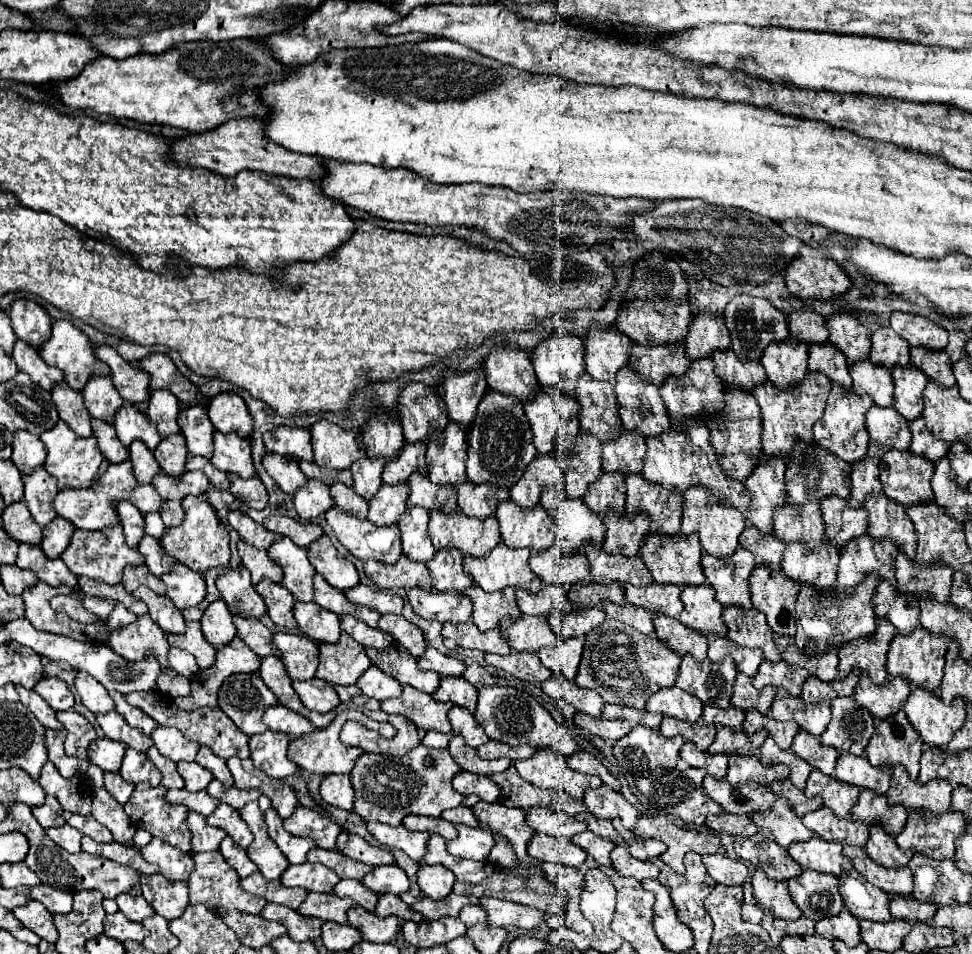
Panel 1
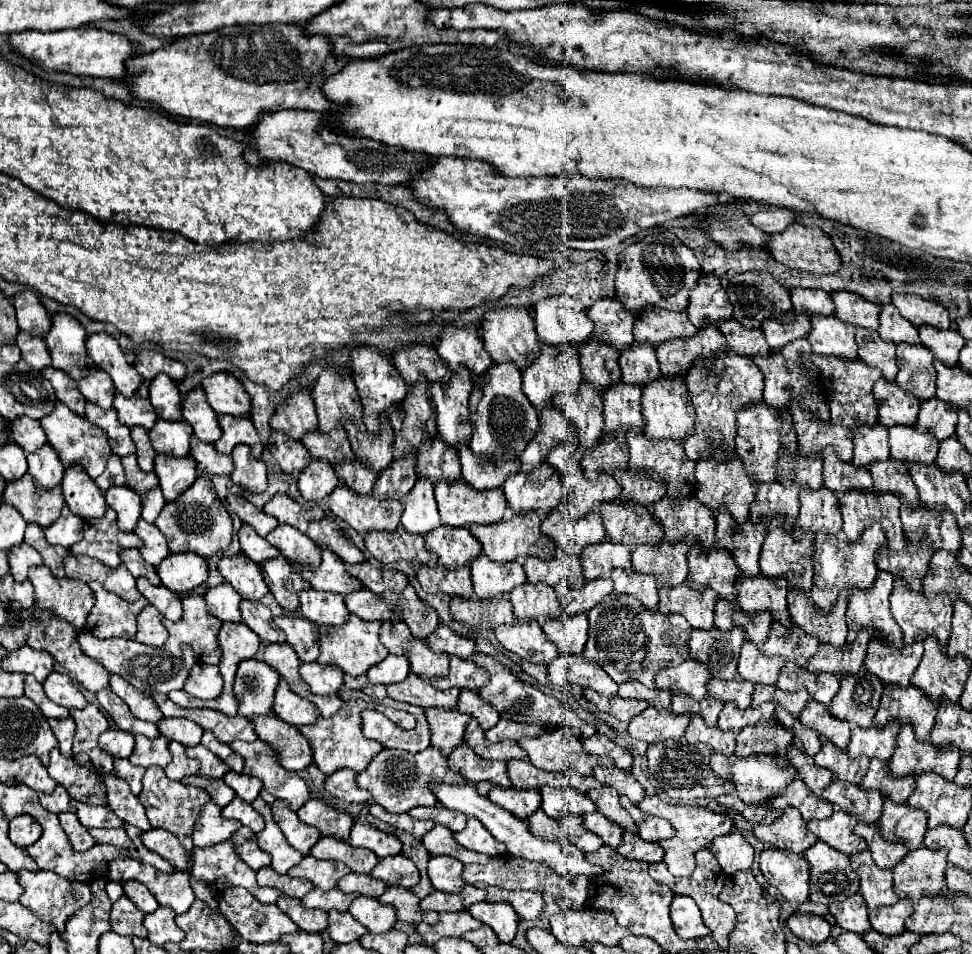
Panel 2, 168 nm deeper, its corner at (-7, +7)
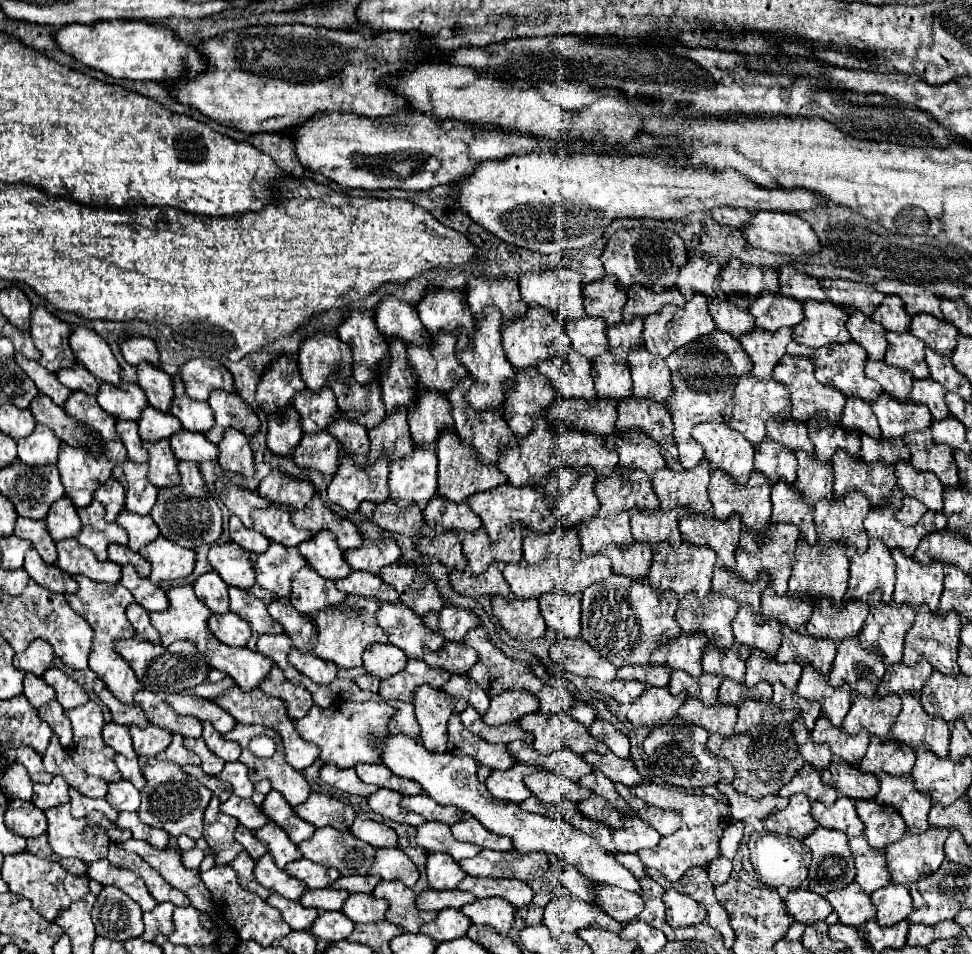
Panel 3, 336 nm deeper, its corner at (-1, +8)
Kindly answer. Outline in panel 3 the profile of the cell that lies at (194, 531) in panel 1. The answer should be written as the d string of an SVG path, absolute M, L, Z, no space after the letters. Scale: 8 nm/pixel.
M179 462L179 472L181 472L181 482L177 486L159 490L157 504L151 510L151 518L159 526L161 534L179 546L195 550L203 544L215 544L217 538L221 536L221 524L223 524L221 508L217 500L209 494L197 464Z

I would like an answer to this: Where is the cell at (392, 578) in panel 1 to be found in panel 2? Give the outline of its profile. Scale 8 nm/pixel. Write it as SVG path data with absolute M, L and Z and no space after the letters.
M401 525L397 527L397 533L369 533L369 537L365 537L365 547L377 561L385 565L395 561L409 561L415 569L423 565L435 567L435 561L429 557L425 547L425 539L405 533Z

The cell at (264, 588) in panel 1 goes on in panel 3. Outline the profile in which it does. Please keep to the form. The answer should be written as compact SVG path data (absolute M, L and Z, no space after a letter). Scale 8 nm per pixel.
M271 542L265 552L251 554L251 564L261 588L267 588L279 598L289 598L293 576L307 562L301 562L301 554L297 548L287 548L283 544Z

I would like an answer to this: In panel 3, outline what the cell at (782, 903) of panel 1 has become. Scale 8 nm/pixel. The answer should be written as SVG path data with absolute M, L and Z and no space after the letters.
M761 830L761 832L751 832L747 848L751 852L751 864L753 864L757 876L761 878L763 884L767 884L771 888L787 886L789 890L795 890L795 888L801 888L801 886L807 884L807 870L809 870L809 862L811 862L811 850L805 848L801 838Z

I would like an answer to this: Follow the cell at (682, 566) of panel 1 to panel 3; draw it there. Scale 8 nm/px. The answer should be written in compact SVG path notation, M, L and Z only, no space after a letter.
M705 458L699 460L695 468L689 470L671 470L659 468L653 474L653 488L661 502L661 508L685 506L691 512L707 512L711 508L709 500L709 480L711 466Z

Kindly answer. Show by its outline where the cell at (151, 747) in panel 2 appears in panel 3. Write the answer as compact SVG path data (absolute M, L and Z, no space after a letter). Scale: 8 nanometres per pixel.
M149 724L147 728L131 726L133 748L139 756L157 756L159 752L163 752L167 748L171 738L173 738L171 732L167 732L165 728L153 726L153 724Z

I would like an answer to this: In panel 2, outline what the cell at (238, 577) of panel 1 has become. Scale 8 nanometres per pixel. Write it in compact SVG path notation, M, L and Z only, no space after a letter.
M239 553L235 557L223 557L219 561L219 573L225 577L225 581L233 585L233 589L243 599L259 601L269 593L261 569L249 557L245 557L245 553Z

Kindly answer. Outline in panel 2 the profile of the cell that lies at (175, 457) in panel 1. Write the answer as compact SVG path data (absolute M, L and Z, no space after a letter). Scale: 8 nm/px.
M157 421L157 425L149 431L153 449L157 453L173 455L173 457L187 457L189 455L189 441L193 437L193 427L187 421Z

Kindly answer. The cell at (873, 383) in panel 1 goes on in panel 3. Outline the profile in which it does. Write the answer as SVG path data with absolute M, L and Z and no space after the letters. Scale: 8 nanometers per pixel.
M853 310L847 320L847 330L851 338L867 350L871 360L885 358L885 348L887 348L887 340L883 338L885 330L877 322L873 322L869 316L865 316L859 310Z

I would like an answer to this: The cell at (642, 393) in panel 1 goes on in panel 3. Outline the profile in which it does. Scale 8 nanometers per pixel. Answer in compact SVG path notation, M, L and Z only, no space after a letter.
M635 316L635 320L631 320L631 322L609 324L607 326L607 338L609 338L611 352L617 358L627 358L627 354L633 346L643 344L641 332L643 332L643 318L641 316Z

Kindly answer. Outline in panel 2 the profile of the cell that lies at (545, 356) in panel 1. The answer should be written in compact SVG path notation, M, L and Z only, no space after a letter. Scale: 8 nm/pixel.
M559 295L541 301L533 309L535 327L539 341L551 347L573 345L581 349L593 333L593 323L589 321L581 301Z

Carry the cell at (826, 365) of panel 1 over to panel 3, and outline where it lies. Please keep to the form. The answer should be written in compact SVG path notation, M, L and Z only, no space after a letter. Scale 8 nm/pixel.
M807 300L803 308L805 308L803 322L793 326L795 342L803 346L819 348L837 342L847 342L851 338L845 328L845 322L849 318L845 308L839 308L831 302L817 302L817 300Z

